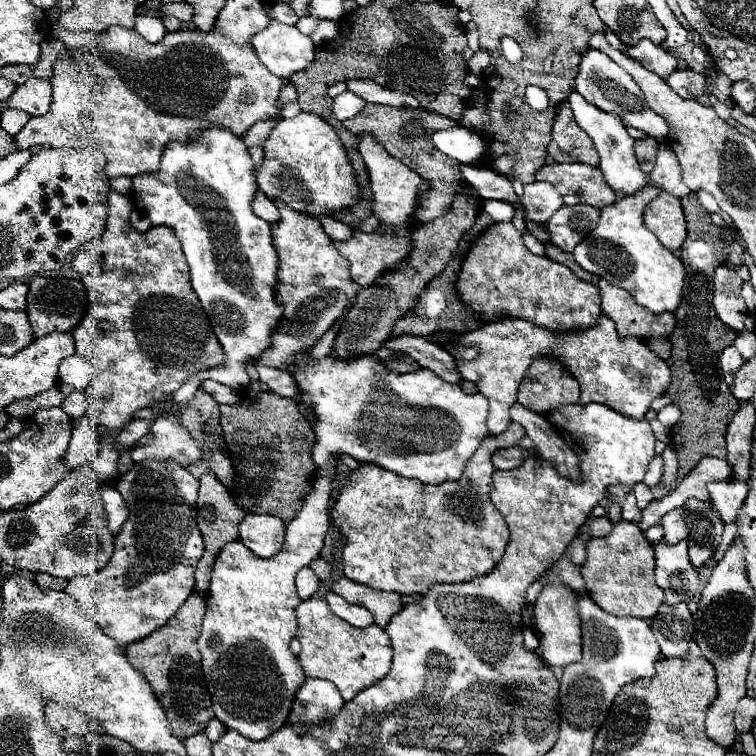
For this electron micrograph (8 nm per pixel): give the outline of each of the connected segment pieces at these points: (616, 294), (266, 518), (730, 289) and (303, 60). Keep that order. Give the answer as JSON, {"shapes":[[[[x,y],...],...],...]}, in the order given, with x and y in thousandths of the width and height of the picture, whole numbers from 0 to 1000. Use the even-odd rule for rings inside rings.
{"shapes":[[[[795,369],[790,380],[795,388],[795,409],[813,425],[819,446],[840,443],[856,451],[864,446],[882,446],[893,435],[893,419],[888,414],[861,414],[843,403],[832,385],[806,377],[800,369]]],[[[327,679],[316,692],[316,713],[343,737],[361,737],[372,729],[377,694],[361,681]]],[[[954,351],[946,356],[943,369],[943,406],[948,419],[967,435],[983,438],[983,419],[988,417],[988,406],[980,396],[983,369],[972,356]]],[[[361,25],[351,41],[335,46],[332,60],[335,60],[343,81],[366,102],[385,102],[390,94],[403,91],[414,81],[414,73],[417,73],[417,60],[406,46],[401,46],[393,36],[382,36],[369,28],[361,28]]]]}

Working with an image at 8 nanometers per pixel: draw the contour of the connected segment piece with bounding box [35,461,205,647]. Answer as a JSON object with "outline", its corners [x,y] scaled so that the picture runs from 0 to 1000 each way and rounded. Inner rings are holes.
{"outline":[[[189,610],[157,631],[160,655],[171,671],[171,687],[152,710],[152,731],[144,747],[118,763],[94,769],[60,758],[46,763],[54,779],[83,782],[104,798],[112,816],[126,821],[139,840],[165,856],[216,829],[258,779],[258,750],[271,726],[258,689],[263,636],[242,618],[218,610]]]}

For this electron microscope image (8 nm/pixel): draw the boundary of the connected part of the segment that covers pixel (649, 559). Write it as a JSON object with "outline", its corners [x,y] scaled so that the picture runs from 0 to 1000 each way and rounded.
{"outline":[[[832,689],[813,692],[803,710],[784,710],[776,718],[776,742],[769,750],[769,761],[776,771],[782,792],[813,816],[845,816],[858,819],[869,811],[877,798],[877,779],[869,776],[866,761],[866,731],[851,702]]]}

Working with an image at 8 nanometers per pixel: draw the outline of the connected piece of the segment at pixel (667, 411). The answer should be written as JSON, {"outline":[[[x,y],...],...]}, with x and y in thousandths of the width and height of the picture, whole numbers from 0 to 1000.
{"outline":[[[882,536],[882,538],[877,538],[877,541],[869,546],[872,560],[880,562],[880,565],[890,565],[890,562],[898,557],[898,552],[901,552],[901,544],[896,541],[896,536]]]}

